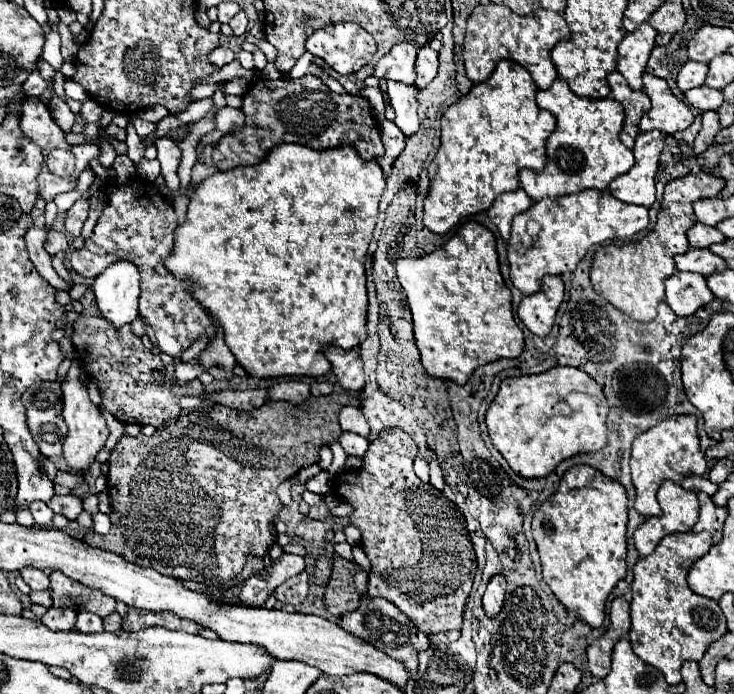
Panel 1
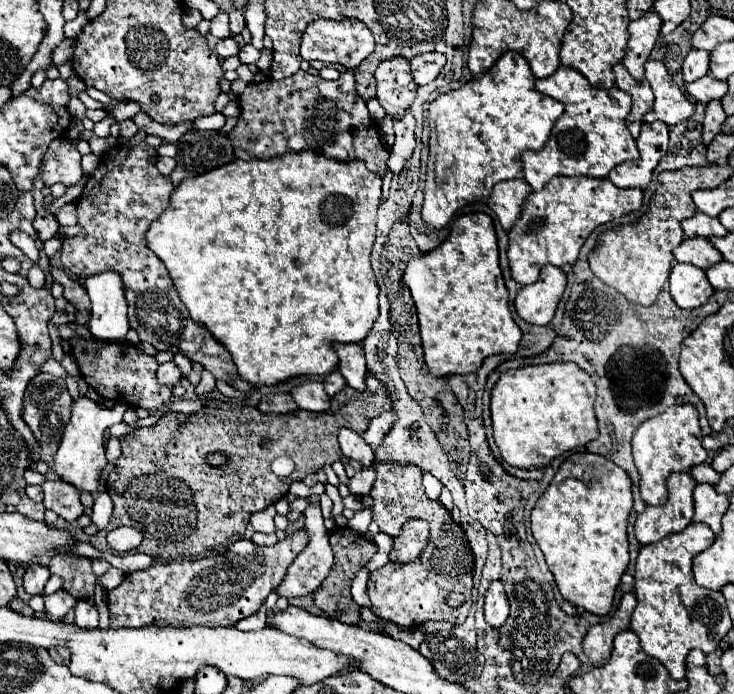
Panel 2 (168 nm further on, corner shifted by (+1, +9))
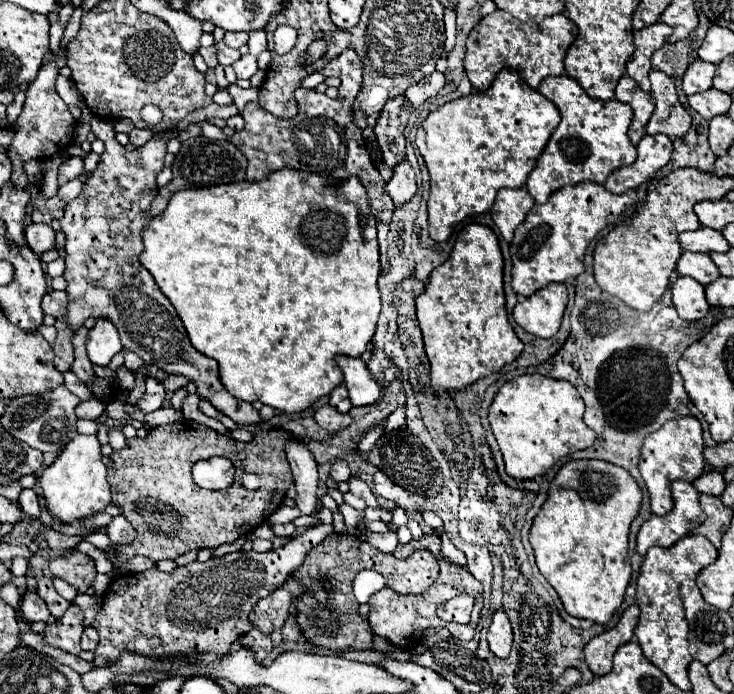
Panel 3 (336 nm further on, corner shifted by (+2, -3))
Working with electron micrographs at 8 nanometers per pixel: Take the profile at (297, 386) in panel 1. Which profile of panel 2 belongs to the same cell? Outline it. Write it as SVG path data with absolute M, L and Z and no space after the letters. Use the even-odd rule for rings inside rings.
M309 380L309 382L301 382L299 386L295 386L291 390L291 396L295 400L295 404L303 410L311 410L311 412L325 412L329 408L329 396L323 390L323 384L317 380Z

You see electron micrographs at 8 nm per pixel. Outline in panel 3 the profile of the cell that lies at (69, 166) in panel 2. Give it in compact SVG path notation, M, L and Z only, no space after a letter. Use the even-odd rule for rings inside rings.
M72 156L72 158L68 158L68 160L66 160L66 162L62 162L62 166L60 166L58 184L62 186L62 184L66 184L68 180L72 180L72 178L80 176L80 174L82 174L82 170L84 170L84 160L82 160L80 156Z

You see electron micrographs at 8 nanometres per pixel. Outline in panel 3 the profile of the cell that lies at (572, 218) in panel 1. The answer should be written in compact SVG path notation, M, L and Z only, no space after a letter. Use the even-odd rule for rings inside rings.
M596 182L564 186L546 204L534 204L524 224L516 228L510 244L512 288L520 296L530 296L550 282L566 282L584 272L584 254L592 238L612 224L626 206L636 202L636 192L612 194Z

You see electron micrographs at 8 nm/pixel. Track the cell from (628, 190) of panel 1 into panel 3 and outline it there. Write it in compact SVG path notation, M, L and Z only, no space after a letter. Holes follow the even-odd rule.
M664 134L642 136L638 142L638 158L634 164L612 172L606 180L606 188L610 192L622 194L630 188L638 188L642 182L652 178L662 166L666 166L672 158L672 140Z

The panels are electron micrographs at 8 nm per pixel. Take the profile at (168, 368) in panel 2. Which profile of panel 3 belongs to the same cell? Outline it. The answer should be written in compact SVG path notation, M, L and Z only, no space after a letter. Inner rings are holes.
M148 378L146 380L146 394L134 404L134 408L148 414L148 412L162 408L164 400L166 400L166 388L162 386L162 382L158 382L156 378Z

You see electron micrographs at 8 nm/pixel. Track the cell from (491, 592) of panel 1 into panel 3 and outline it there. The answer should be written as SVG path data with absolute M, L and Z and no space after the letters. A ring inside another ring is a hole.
M498 610L492 616L492 624L490 624L490 630L488 630L488 646L494 652L494 656L498 656L498 658L506 658L510 648L512 648L510 620L502 610Z

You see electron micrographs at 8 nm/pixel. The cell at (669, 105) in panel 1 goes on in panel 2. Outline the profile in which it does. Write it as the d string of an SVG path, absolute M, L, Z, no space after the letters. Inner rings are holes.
M649 60L645 64L645 78L655 92L653 110L643 116L645 122L661 120L669 126L675 126L677 122L683 122L693 114L693 104L687 100L687 96L671 80L663 62Z

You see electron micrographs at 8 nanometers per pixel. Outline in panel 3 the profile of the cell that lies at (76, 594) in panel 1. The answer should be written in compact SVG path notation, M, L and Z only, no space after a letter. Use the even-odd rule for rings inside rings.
M72 550L70 554L64 554L64 556L58 556L58 558L52 560L50 572L52 572L52 576L66 580L80 594L84 594L94 582L96 566L94 566L94 560L88 554Z

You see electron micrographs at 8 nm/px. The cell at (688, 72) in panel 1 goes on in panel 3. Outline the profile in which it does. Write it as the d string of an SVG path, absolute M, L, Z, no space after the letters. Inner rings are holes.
M694 60L692 66L688 66L688 70L686 70L684 78L682 78L682 90L688 96L710 90L714 72L716 72L716 64L704 62L704 60Z

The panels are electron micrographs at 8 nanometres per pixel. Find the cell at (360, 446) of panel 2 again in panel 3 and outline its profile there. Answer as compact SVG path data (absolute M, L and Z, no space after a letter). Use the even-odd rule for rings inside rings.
M336 460L336 462L332 464L332 468L330 468L330 478L332 478L334 482L346 482L346 480L350 478L350 468L348 468L348 464L346 464L344 460Z

